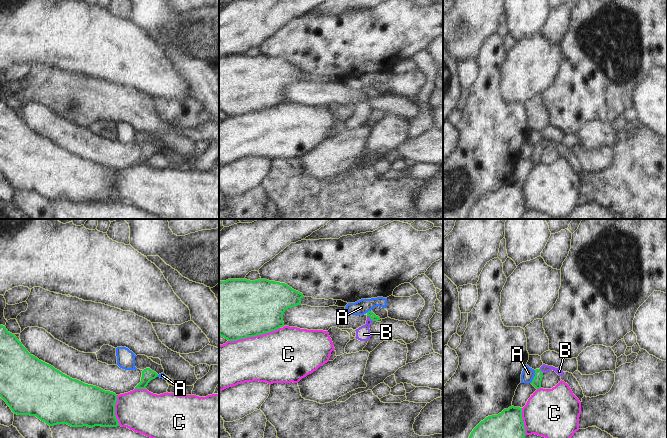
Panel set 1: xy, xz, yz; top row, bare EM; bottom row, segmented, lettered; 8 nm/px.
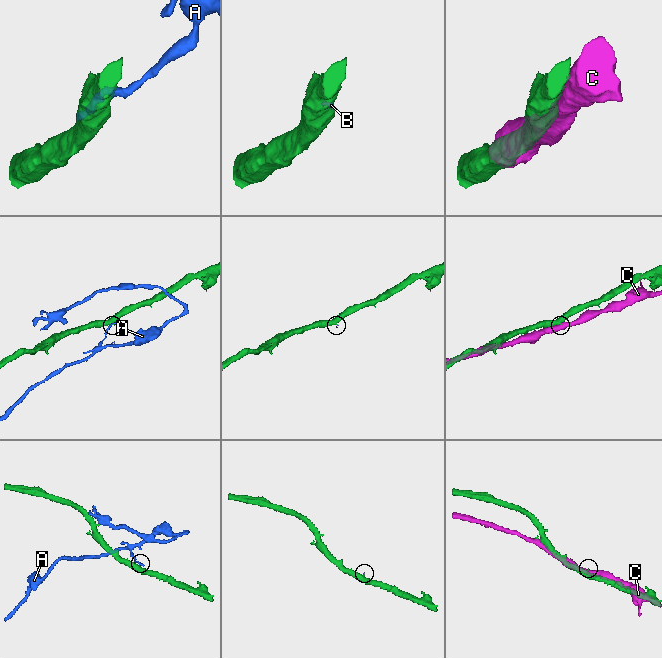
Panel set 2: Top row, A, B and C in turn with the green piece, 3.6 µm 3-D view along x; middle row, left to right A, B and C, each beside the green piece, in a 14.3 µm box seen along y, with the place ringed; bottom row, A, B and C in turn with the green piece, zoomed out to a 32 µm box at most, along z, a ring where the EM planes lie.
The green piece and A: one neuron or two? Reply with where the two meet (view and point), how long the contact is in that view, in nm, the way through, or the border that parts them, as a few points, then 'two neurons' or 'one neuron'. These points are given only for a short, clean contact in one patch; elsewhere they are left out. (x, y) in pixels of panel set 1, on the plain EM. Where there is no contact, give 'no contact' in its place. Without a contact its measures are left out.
yz (534, 152) | 110 nm | along yz (535, 146), (535, 151), (530, 158) | two neurons

